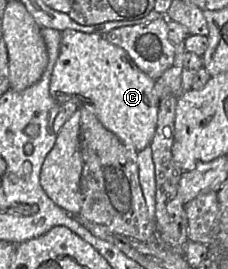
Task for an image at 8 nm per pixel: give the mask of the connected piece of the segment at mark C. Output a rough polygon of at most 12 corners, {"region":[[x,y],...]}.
{"region":[[61,32],[50,95],[126,146],[155,135],[155,80],[104,35]]}

